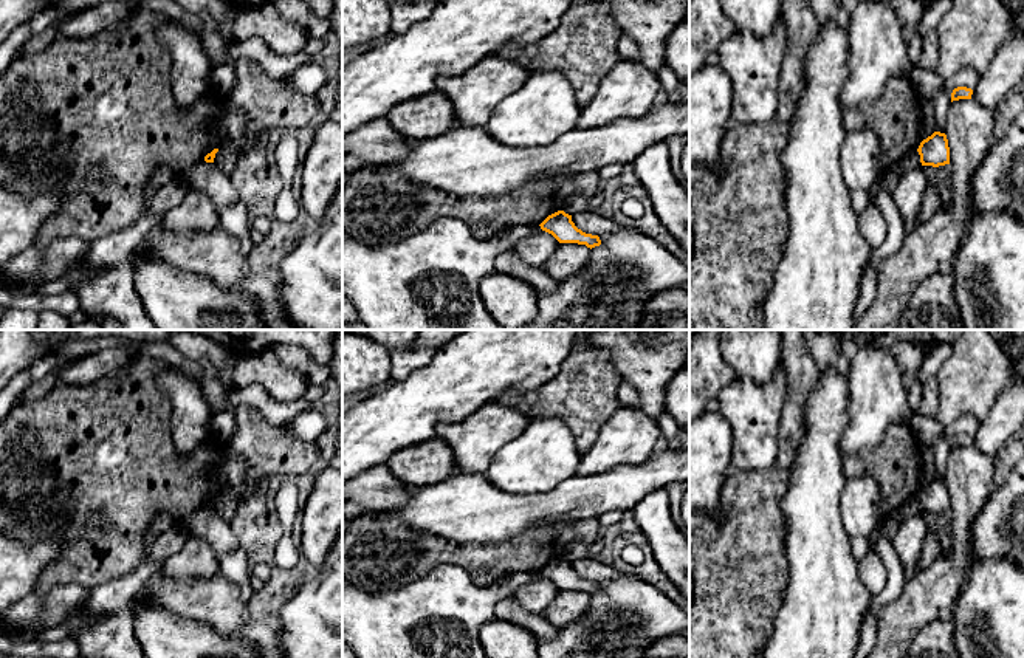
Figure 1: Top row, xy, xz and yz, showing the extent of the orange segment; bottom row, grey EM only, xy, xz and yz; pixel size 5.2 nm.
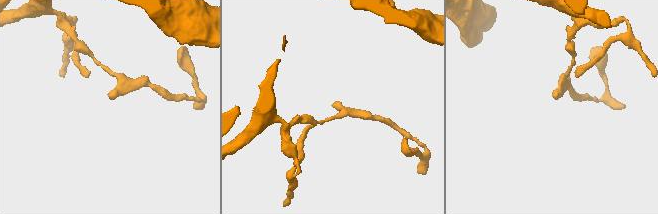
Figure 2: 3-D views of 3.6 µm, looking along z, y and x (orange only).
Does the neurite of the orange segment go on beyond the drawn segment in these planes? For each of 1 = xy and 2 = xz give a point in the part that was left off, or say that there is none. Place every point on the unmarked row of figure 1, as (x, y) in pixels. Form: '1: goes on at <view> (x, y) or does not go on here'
1: does not go on here
2: does not go on here

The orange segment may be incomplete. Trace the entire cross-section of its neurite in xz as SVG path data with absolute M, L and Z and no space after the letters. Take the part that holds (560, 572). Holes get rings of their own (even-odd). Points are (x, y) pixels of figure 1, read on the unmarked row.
M558 557L548 562L541 571L541 576L552 581L559 590L578 590L587 595L601 591L598 582L586 581L575 573L572 562L564 557Z

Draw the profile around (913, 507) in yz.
M917 497L906 502L895 514L891 516L899 525L908 520L911 516L922 514L920 502Z

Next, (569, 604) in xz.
M559 590L544 610L544 616L556 629L575 622L589 607L590 595L578 590Z

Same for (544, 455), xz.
M534 418L519 437L499 449L483 475L503 492L533 495L550 492L564 480L578 475L579 460L575 437L564 420Z

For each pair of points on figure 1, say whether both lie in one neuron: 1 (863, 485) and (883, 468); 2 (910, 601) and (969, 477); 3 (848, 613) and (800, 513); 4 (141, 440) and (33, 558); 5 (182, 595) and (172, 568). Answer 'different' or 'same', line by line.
1: different
2: same
3: same
4: different
5: different

